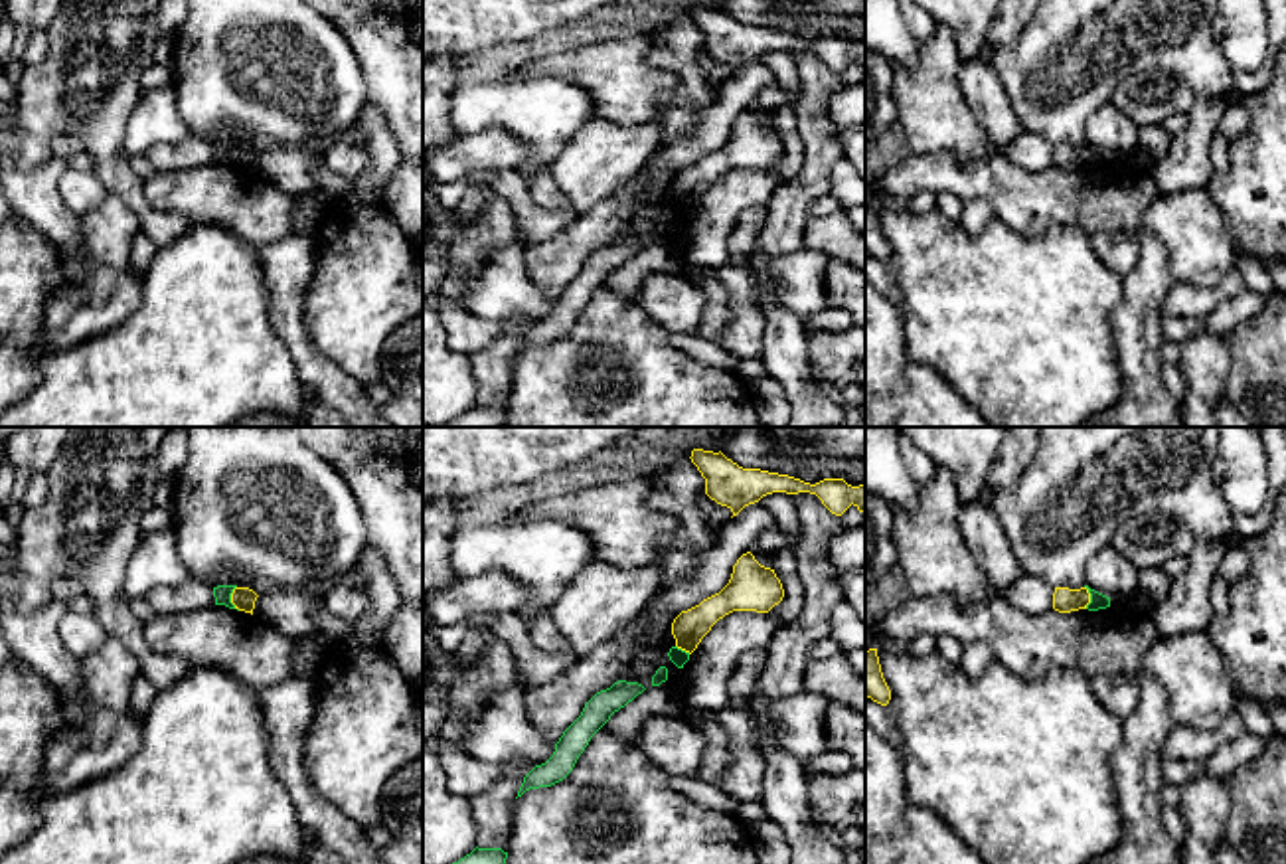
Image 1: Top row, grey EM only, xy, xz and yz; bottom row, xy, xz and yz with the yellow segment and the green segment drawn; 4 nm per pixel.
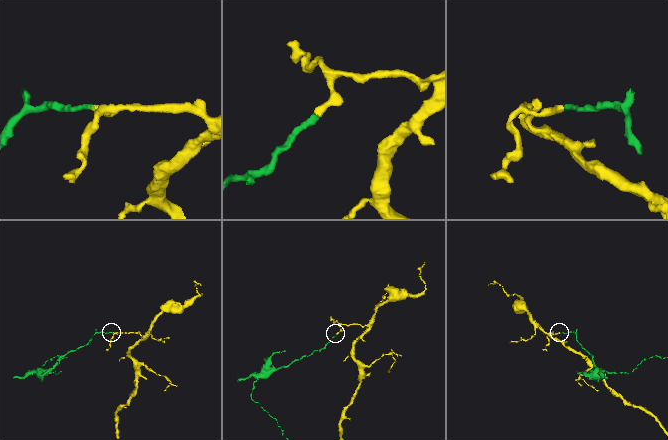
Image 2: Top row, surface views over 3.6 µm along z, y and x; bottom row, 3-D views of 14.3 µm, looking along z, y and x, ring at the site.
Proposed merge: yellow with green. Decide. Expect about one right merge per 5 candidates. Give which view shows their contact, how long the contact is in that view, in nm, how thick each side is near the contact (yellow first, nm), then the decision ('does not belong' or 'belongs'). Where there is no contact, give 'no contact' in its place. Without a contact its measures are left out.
contact in xy; length 110 nm; calibres 90 and 70 nm; does not belong

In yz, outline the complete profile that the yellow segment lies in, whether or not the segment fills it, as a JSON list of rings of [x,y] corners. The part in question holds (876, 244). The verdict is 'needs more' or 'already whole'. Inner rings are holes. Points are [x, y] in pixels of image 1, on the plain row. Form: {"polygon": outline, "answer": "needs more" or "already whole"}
{"polygon": [[[877,206],[865,208],[865,253],[881,263],[887,263],[891,257],[891,247],[883,235]]], "answer": "already whole"}

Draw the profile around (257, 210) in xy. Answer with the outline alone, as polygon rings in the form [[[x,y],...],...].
[[[225,162],[154,172],[144,196],[156,212],[217,223],[255,247],[292,235],[296,198],[267,178]]]

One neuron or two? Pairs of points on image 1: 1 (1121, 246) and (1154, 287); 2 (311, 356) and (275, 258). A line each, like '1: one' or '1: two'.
1: two
2: one

